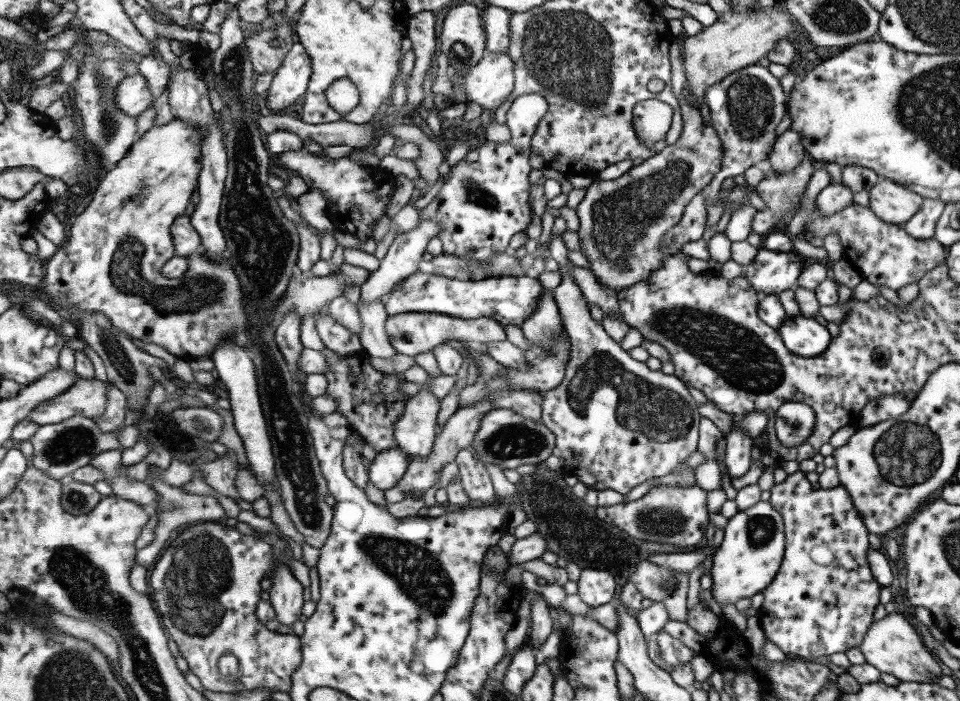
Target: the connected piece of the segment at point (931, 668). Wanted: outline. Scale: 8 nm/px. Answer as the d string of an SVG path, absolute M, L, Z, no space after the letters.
M887 614L881 620L875 620L863 642L859 644L861 654L865 656L865 662L875 666L879 672L895 676L899 682L927 682L937 684L941 678L939 660L929 654L929 650L923 646L921 638L913 630L913 626L901 616L901 614Z

